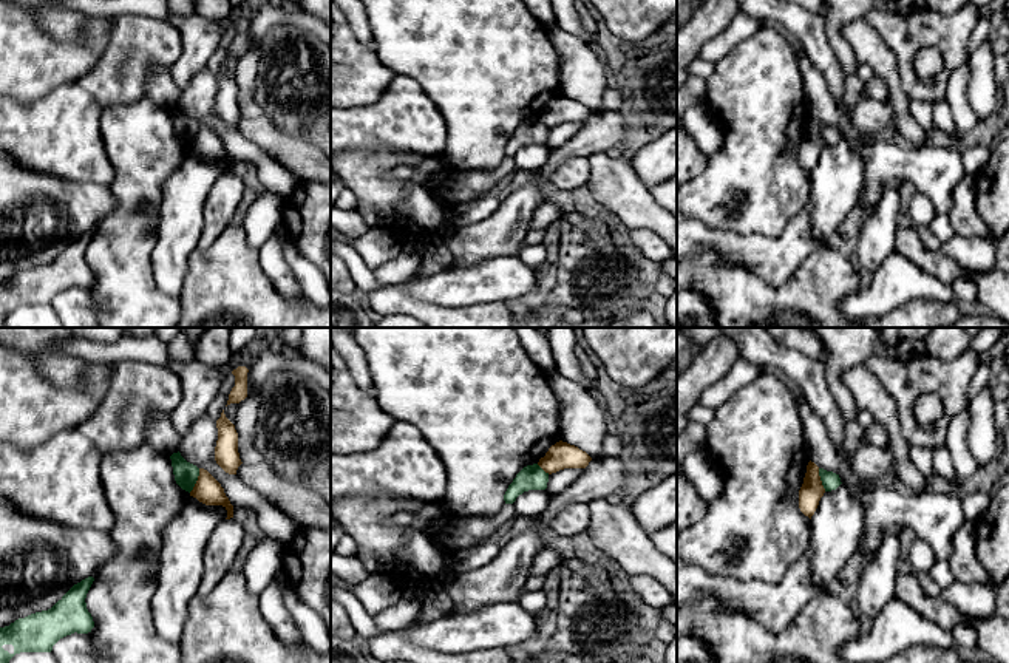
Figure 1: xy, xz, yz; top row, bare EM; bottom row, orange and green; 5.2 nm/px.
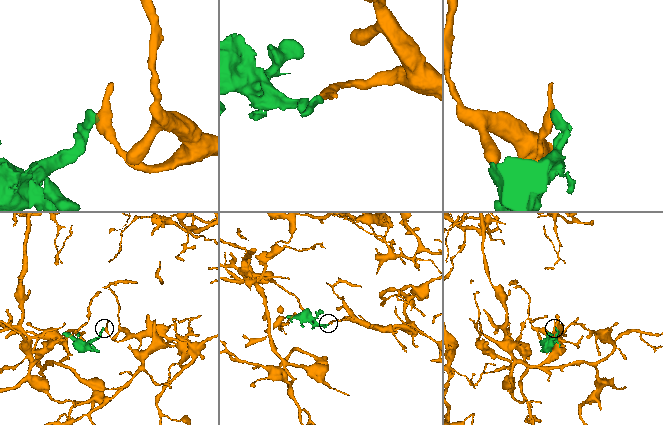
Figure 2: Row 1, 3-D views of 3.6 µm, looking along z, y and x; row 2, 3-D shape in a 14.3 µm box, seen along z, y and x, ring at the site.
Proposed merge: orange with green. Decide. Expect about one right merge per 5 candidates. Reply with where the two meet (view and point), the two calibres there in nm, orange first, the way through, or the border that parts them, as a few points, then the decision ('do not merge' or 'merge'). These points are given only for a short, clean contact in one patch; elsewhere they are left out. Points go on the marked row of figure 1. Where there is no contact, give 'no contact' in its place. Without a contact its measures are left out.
xy (197, 481) | 140/130 nm | along xy (200, 469), (198, 479), (189, 492) | do not merge

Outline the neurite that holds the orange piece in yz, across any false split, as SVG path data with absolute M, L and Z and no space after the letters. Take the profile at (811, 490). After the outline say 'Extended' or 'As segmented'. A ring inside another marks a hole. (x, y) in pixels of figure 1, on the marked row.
M808 462L803 484L799 490L799 508L811 519L814 515L825 488L819 476L819 467L814 462Z. As segmented

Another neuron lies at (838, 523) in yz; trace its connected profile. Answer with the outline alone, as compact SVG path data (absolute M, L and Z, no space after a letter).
M841 484L825 491L811 516L810 580L822 590L831 590L839 570L856 553L865 512L861 488Z

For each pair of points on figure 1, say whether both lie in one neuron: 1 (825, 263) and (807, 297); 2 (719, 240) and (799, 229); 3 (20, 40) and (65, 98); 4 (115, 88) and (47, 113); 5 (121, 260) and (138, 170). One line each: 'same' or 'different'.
1: same
2: same
3: different
4: different
5: same

